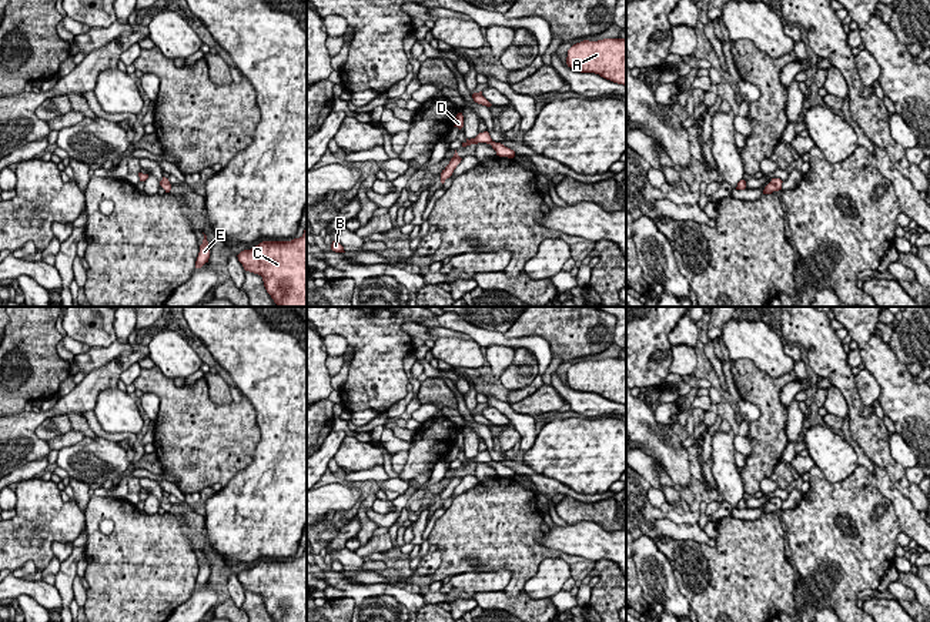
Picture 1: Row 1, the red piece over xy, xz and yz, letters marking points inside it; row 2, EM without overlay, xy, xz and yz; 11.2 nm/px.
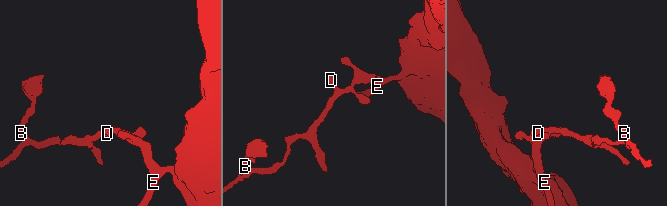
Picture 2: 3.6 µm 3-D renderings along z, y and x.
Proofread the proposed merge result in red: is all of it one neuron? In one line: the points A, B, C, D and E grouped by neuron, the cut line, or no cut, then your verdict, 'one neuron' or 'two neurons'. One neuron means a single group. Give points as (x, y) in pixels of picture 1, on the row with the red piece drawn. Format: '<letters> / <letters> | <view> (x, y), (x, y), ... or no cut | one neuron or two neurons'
A B C D E | no cut | one neuron

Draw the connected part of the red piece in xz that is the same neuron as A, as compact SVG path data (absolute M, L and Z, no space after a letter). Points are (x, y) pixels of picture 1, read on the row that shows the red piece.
M626 39L583 40L568 50L566 64L626 86Z

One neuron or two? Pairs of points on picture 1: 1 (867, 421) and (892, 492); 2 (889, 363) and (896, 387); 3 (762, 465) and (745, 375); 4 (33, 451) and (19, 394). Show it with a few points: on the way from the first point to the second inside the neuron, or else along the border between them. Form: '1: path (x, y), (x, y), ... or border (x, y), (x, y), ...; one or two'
1: border (875, 464), (886, 472), (892, 484), (905, 497); two
2: path (889, 368), (896, 381); one
3: path (768, 442), (768, 398); one
4: border (23, 410), (14, 414); two

